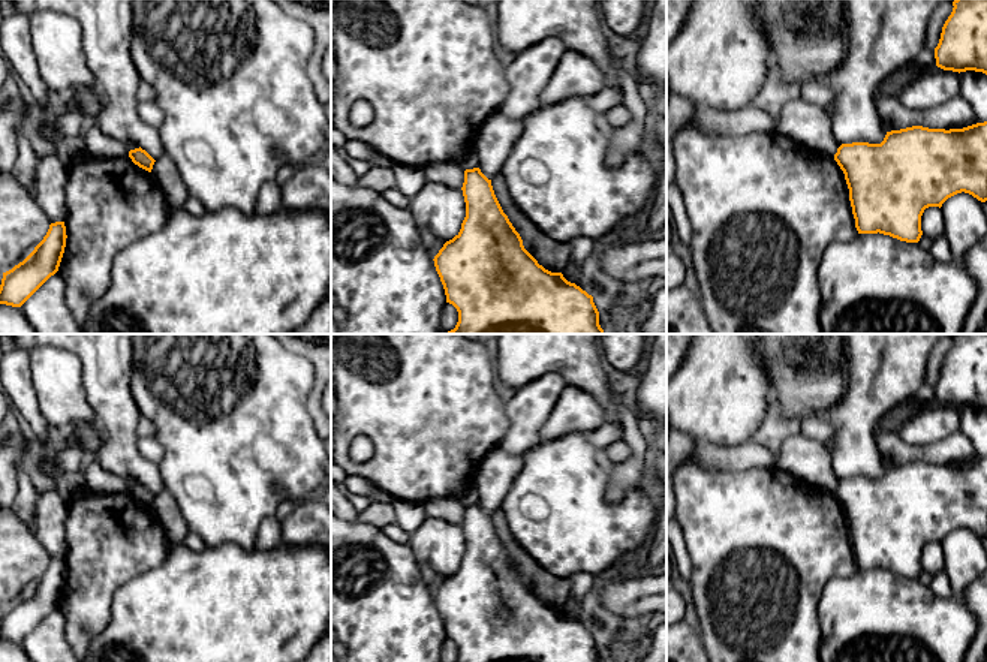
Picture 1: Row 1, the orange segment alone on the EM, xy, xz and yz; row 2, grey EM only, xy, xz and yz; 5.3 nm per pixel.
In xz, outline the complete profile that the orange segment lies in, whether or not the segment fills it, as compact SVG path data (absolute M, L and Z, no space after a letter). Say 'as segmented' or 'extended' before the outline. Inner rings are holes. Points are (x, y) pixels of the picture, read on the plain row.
as segmented | M479 503L464 506L463 532L466 538L466 553L461 559L460 568L443 580L434 592L434 602L445 625L446 638L452 640L458 647L458 658L455 662L601 662L599 647L593 638L593 632L583 626L575 619L568 617L562 608L551 608L545 605L538 596L524 584L520 569L515 566L508 551L503 548L493 521Z

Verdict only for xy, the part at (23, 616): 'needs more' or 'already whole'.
already whole

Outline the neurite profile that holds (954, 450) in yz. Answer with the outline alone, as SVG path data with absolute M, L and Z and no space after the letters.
M960 430L930 446L911 446L897 431L876 433L875 442L885 467L912 461L950 466L963 464L974 458L972 443Z

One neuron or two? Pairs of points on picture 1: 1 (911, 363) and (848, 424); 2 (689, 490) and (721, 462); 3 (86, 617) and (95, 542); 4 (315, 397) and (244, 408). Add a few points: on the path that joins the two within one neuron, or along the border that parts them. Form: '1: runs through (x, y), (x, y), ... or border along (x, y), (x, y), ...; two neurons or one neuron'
1: runs through (896, 376), (863, 409); one neuron
2: border along (688, 457), (710, 469), (749, 469); two neurons
3: runs through (86, 599), (95, 577), (95, 560); one neuron
4: border along (312, 364), (313, 387), (306, 409), (315, 429); two neurons

